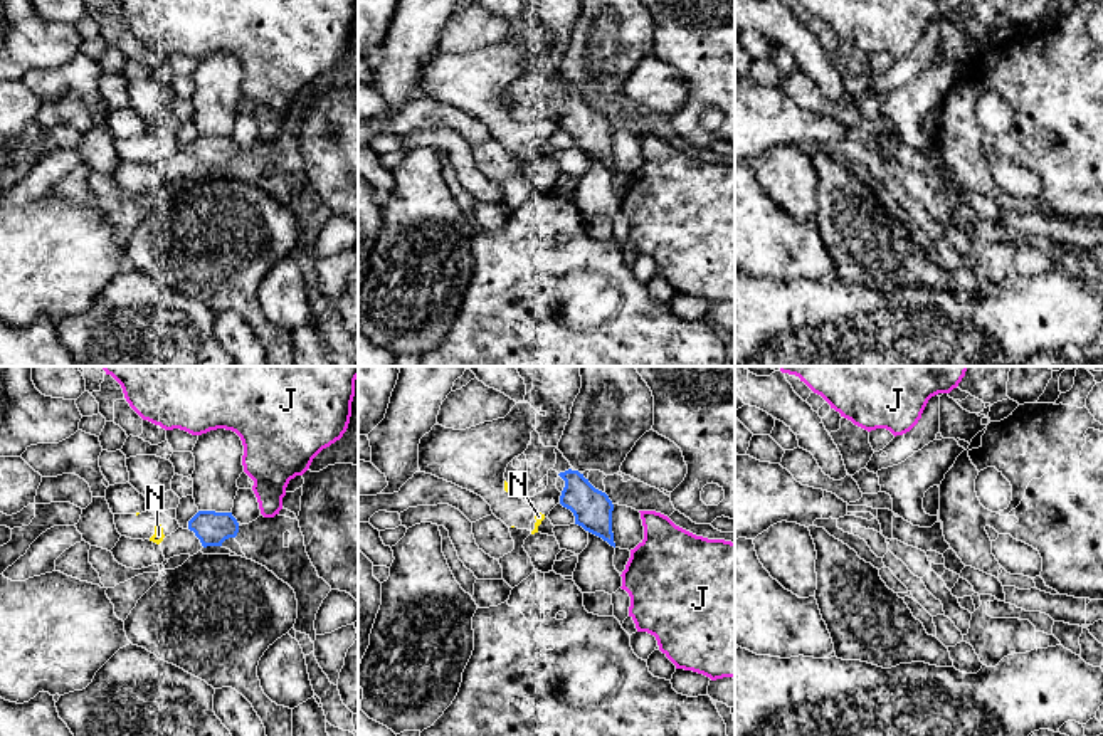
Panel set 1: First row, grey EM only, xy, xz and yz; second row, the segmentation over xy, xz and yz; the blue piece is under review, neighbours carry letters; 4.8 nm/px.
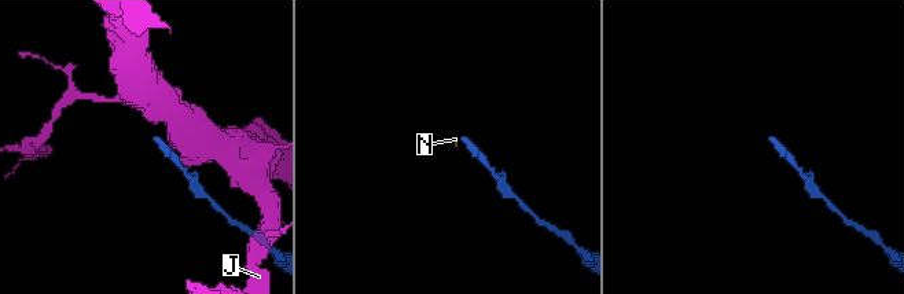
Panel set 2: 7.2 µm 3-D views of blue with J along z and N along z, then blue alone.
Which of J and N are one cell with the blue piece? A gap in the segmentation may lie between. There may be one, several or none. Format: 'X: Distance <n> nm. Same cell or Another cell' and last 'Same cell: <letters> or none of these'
J: Distance 80 nm. Another cell
N: Distance 100 nm. Another cell
Same cell: none of these

